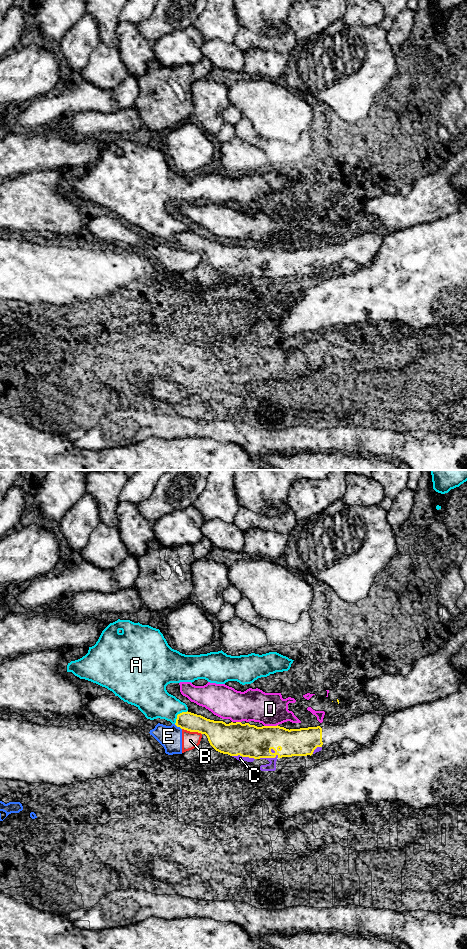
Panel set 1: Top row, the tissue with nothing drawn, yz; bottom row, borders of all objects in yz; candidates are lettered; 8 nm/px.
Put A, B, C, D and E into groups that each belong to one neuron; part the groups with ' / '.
A / B E / C / D

